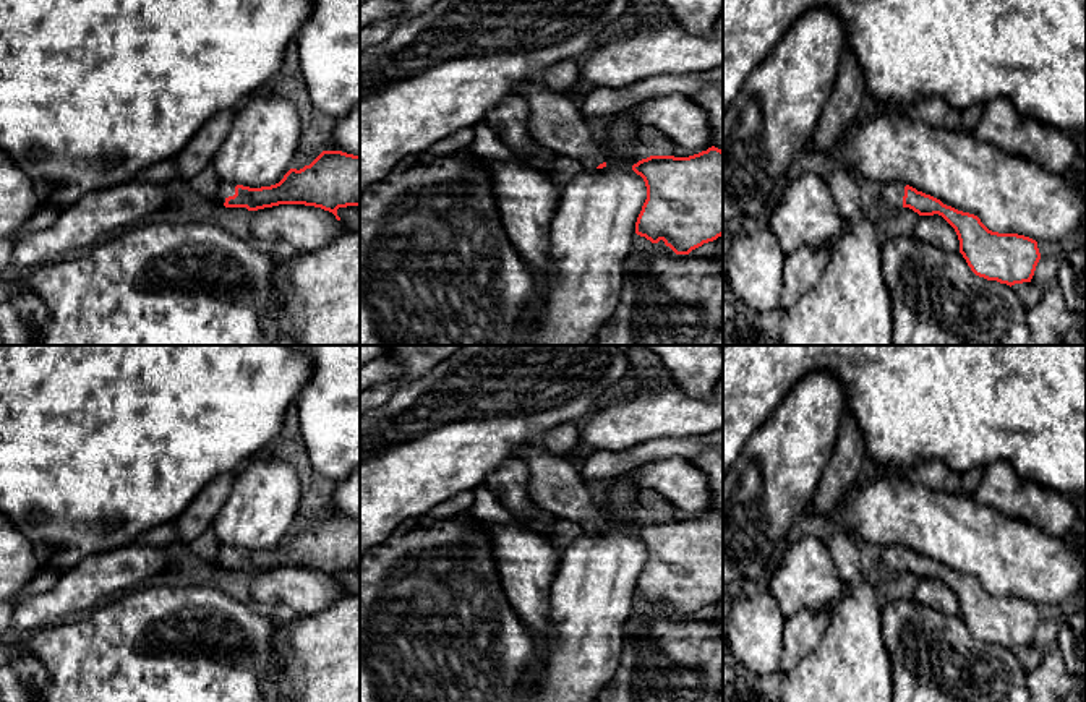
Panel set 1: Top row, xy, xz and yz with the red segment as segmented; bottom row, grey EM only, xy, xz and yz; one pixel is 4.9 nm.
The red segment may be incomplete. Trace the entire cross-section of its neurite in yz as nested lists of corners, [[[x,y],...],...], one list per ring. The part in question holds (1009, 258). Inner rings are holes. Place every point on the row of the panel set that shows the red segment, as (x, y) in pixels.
[[[901,182],[883,183],[880,201],[893,212],[909,208],[919,216],[942,216],[956,232],[960,253],[971,271],[987,280],[1015,285],[1031,282],[1041,259],[1037,242],[1018,233],[989,230],[977,216],[958,211]]]

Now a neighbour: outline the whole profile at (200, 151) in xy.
[[[237,109],[219,112],[196,131],[175,157],[169,159],[177,167],[182,180],[188,182],[212,162],[232,128],[235,113]]]

